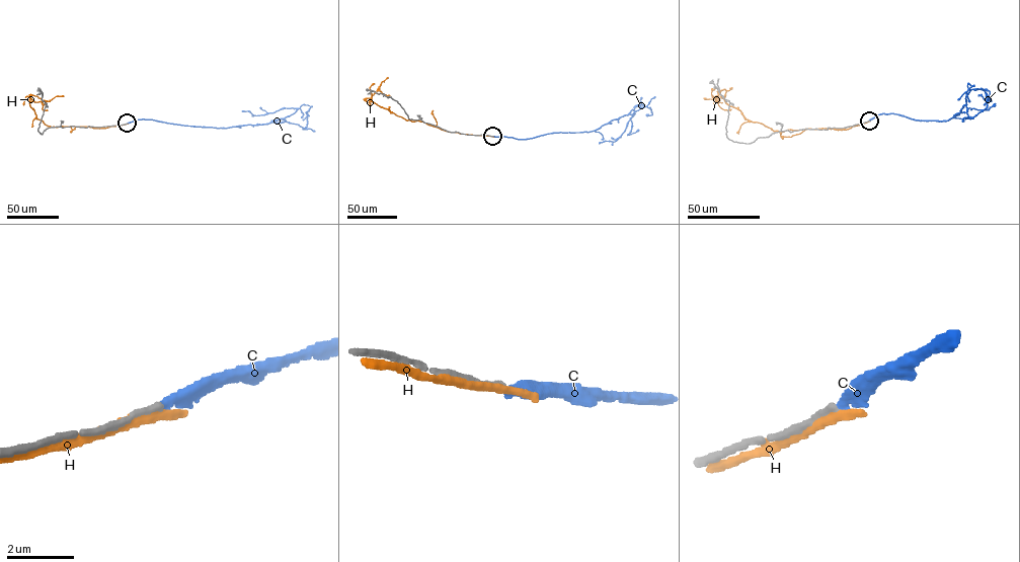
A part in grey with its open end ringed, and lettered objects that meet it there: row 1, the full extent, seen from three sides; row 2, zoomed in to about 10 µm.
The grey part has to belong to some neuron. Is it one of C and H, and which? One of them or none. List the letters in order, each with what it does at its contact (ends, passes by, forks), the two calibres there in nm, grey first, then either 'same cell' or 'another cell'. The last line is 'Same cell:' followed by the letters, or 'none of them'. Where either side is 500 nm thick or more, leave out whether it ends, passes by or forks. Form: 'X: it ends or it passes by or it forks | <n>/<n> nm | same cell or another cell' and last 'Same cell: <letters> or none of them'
C: it ends | 190/240 nm | another cell
H: it passes by | 160/280 nm | another cell
Same cell: none of them

